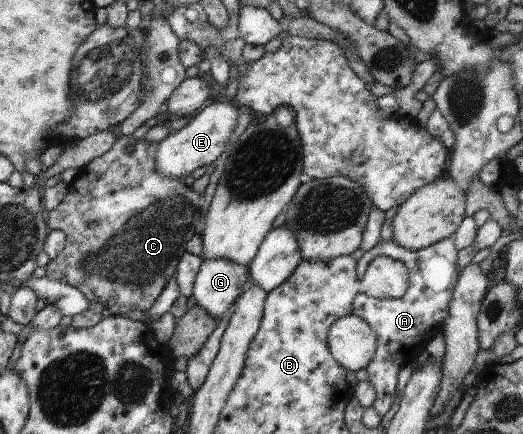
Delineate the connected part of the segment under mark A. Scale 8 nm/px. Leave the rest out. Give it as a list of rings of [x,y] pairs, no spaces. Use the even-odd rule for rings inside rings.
[[[380,238],[379,242],[371,250],[365,251],[356,262],[356,276],[359,280],[364,277],[371,260],[381,256],[403,262],[410,278],[409,288],[400,299],[376,299],[365,293],[357,293],[352,304],[352,313],[362,318],[376,334],[378,345],[373,360],[365,369],[368,374],[366,380],[376,392],[372,407],[379,416],[385,416],[395,400],[399,370],[419,355],[420,346],[425,346],[435,333],[444,337],[442,328],[448,316],[448,304],[460,276],[457,252],[451,238],[416,251],[406,249],[393,239],[386,241]]]

